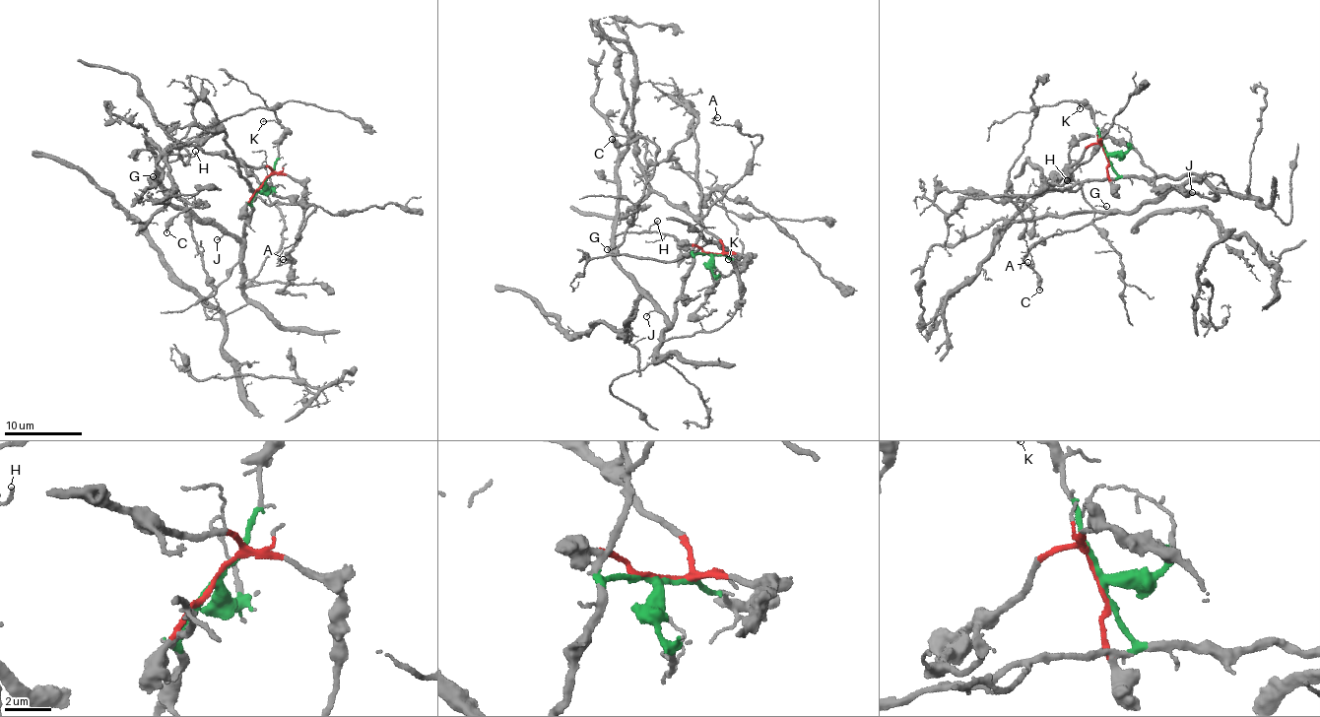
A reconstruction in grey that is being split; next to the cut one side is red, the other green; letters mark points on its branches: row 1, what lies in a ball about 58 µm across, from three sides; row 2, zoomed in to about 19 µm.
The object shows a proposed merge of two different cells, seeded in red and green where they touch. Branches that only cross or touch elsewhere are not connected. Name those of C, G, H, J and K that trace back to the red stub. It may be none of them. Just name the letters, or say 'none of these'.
none of these

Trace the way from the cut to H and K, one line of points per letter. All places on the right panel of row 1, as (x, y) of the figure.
H: (1106, 154), (1110, 165), (1125, 177), (1193, 177), (1135, 209), (1103, 213), (1084, 198), (1078, 180), (1066, 180)
K: (1106, 154), (1093, 115), (1079, 102), (1080, 108)

